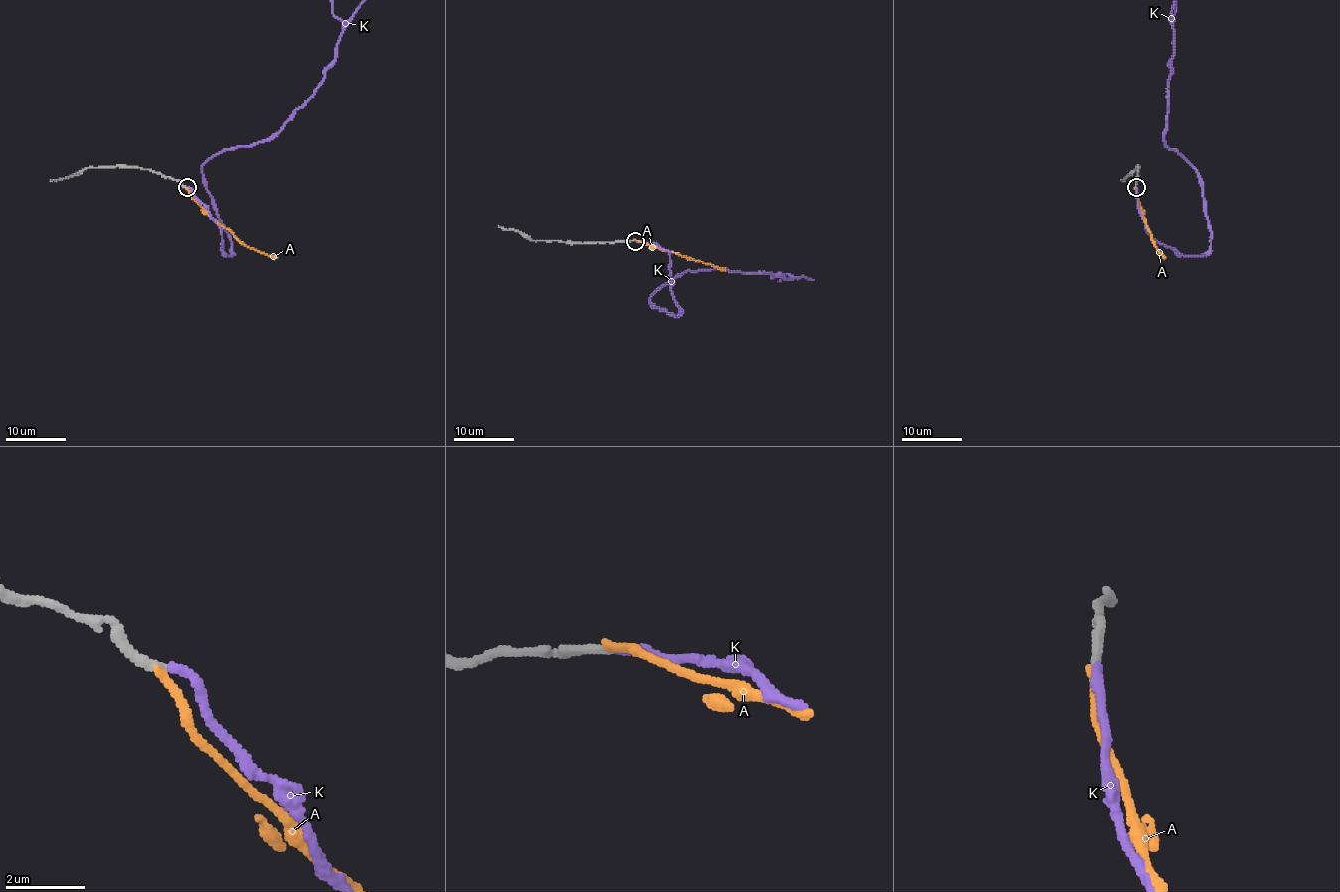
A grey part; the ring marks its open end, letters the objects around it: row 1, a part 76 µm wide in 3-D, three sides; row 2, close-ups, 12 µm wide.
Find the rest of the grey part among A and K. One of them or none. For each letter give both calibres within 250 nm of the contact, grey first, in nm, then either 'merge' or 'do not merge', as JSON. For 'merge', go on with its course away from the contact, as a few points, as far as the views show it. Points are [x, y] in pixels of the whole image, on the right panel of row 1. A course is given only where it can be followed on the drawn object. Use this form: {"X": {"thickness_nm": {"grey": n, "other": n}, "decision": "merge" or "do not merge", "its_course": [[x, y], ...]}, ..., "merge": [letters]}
{"A": {"thickness_nm": {"grey": 260, "other": 200}, "decision": "do not merge"}, "K": {"thickness_nm": {"grey": 240, "other": 220}, "decision": "merge"}, "merge": ["K"]}

